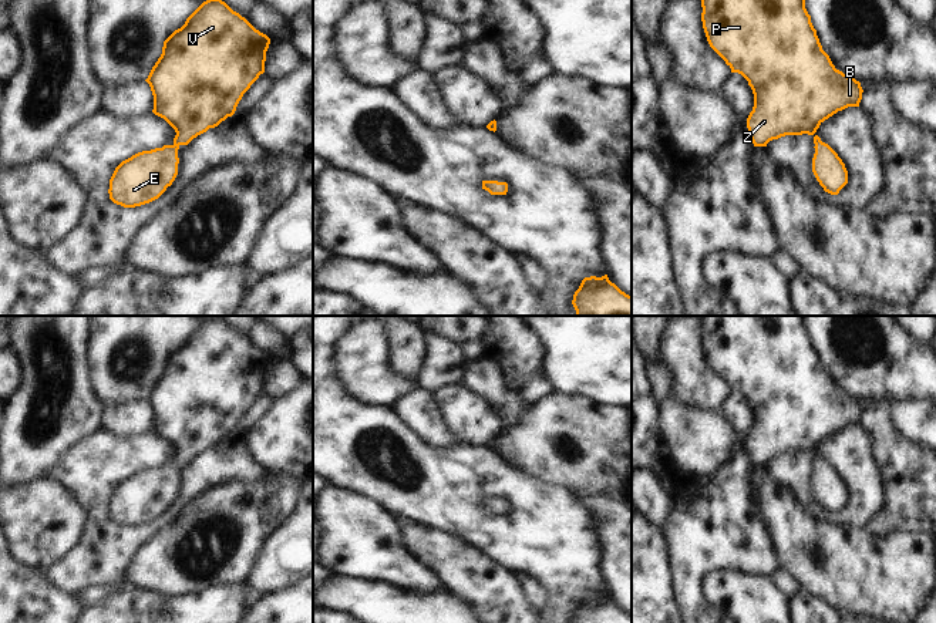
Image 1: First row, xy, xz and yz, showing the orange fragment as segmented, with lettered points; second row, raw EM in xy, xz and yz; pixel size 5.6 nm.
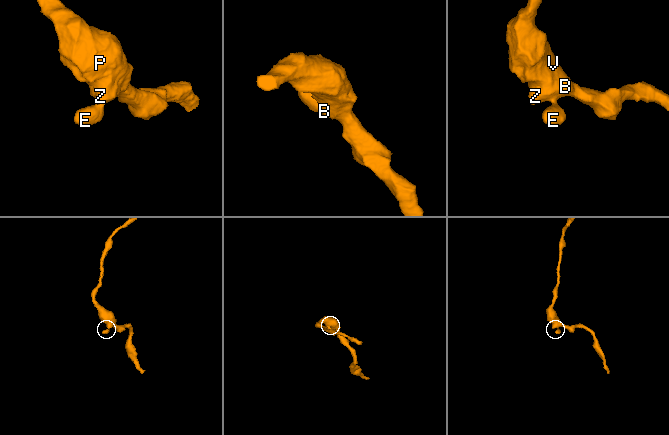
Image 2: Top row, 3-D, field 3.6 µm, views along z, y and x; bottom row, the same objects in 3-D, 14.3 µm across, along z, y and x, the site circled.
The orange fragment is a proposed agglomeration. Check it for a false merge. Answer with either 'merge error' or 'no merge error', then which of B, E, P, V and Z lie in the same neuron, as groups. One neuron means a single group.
no merge error; B E P V Z

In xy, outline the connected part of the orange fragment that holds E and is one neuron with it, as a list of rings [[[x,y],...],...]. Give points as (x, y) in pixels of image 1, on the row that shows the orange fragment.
[[[222,0],[203,1],[165,41],[145,80],[154,95],[152,112],[176,132],[172,145],[142,151],[122,161],[110,179],[110,199],[135,208],[158,199],[178,175],[178,149],[218,127],[236,111],[250,85],[265,73],[270,38]]]

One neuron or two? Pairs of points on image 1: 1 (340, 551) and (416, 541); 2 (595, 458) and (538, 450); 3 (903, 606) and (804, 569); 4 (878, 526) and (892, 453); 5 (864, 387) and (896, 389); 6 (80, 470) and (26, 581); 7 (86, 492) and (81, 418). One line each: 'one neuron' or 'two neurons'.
1: two neurons
2: one neuron
3: one neuron
4: one neuron
5: one neuron
6: two neurons
7: two neurons

